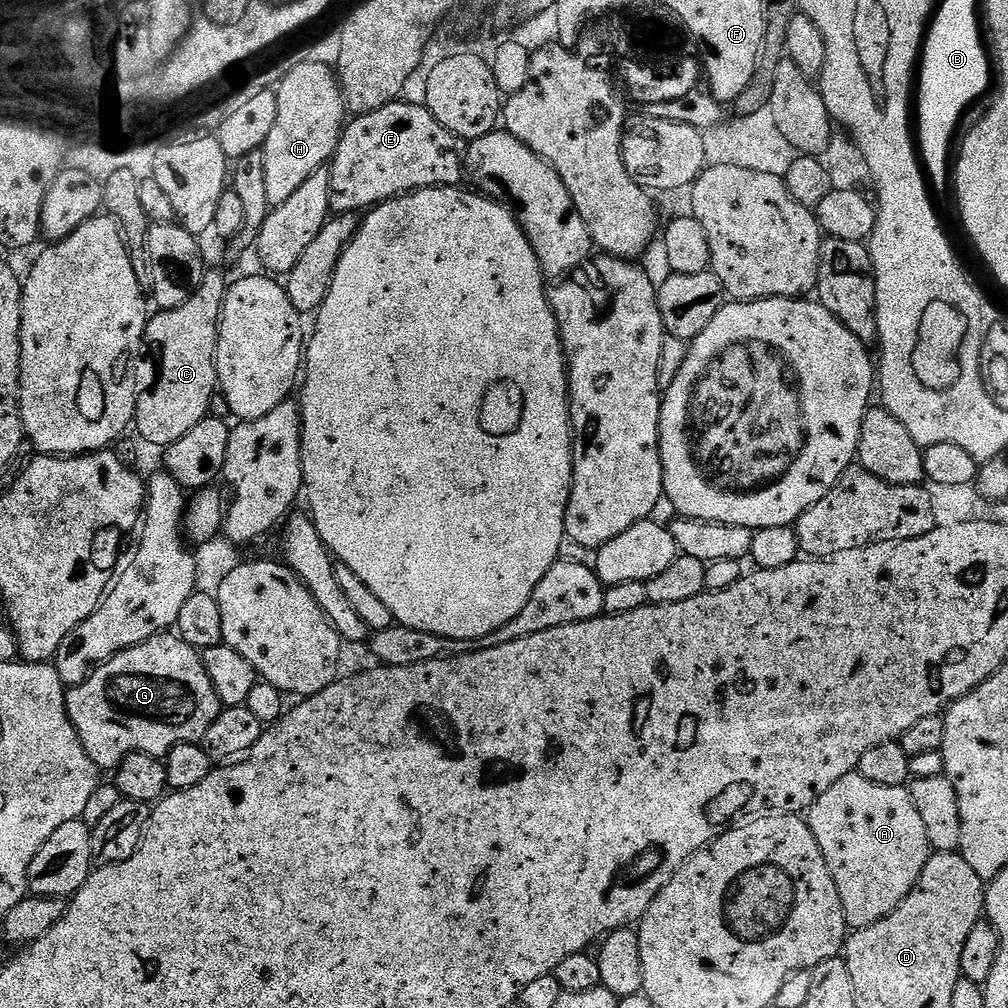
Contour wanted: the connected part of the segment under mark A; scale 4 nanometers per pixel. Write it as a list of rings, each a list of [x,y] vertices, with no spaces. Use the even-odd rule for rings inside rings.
[[[859,771],[838,778],[822,798],[808,807],[806,819],[822,850],[822,858],[826,858],[830,878],[834,878],[834,886],[838,886],[844,917],[852,930],[874,926],[874,922],[889,916],[904,901],[906,894],[914,890],[929,856],[933,855],[926,838],[926,826],[922,826],[922,817],[918,814],[918,806],[914,806],[911,791],[907,787],[878,786],[878,782],[862,778]]]

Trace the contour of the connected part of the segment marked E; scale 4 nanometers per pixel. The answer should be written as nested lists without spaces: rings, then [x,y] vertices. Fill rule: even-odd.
[[[397,102],[382,106],[382,110],[368,112],[365,116],[356,116],[347,121],[340,134],[340,145],[330,161],[332,174],[332,193],[330,206],[332,212],[363,213],[378,204],[393,200],[396,196],[405,196],[407,192],[417,192],[420,188],[443,188],[456,186],[466,176],[466,144],[454,135],[423,103],[404,104]]]

